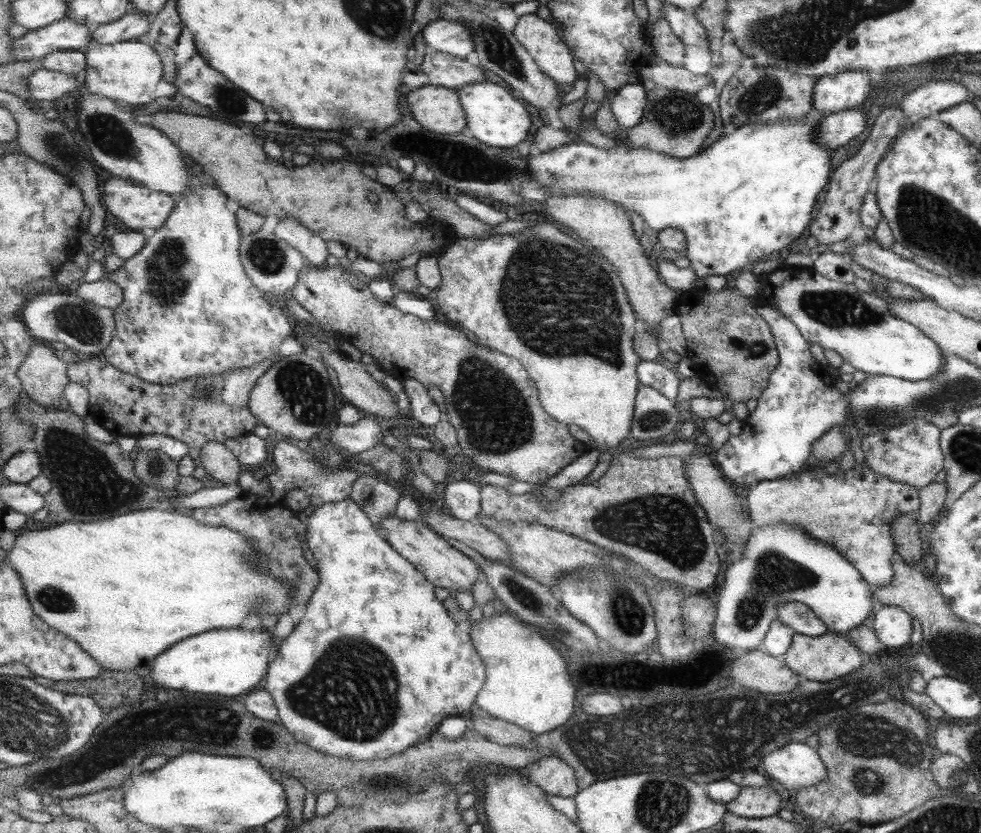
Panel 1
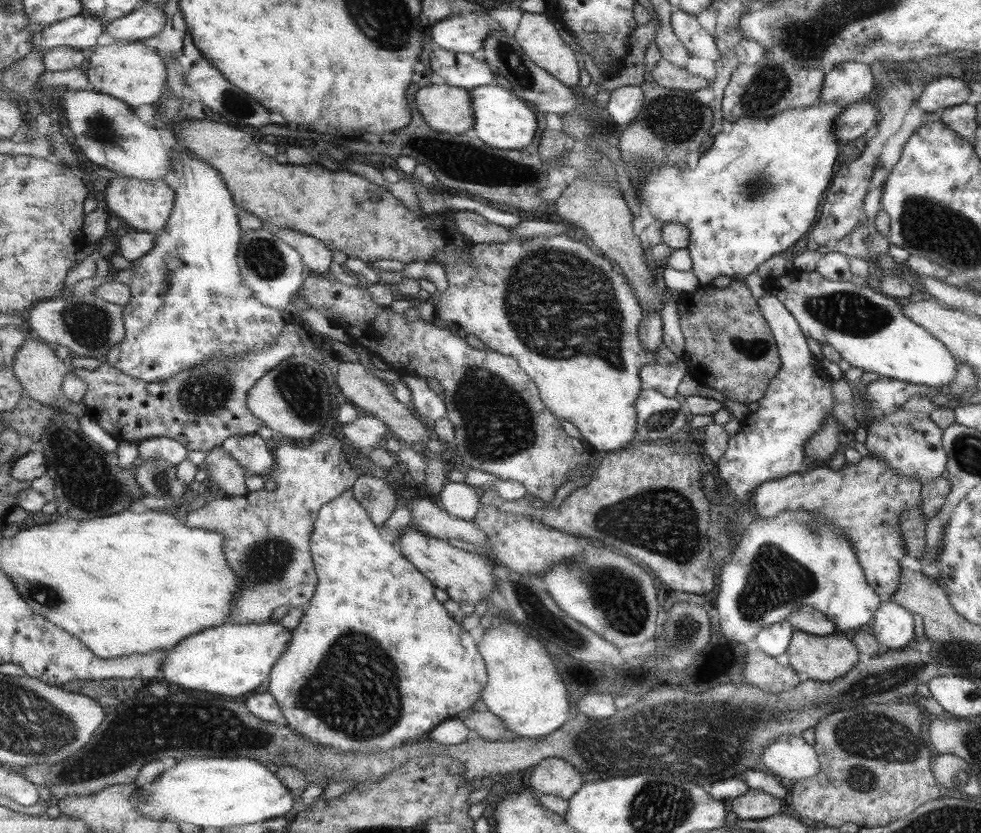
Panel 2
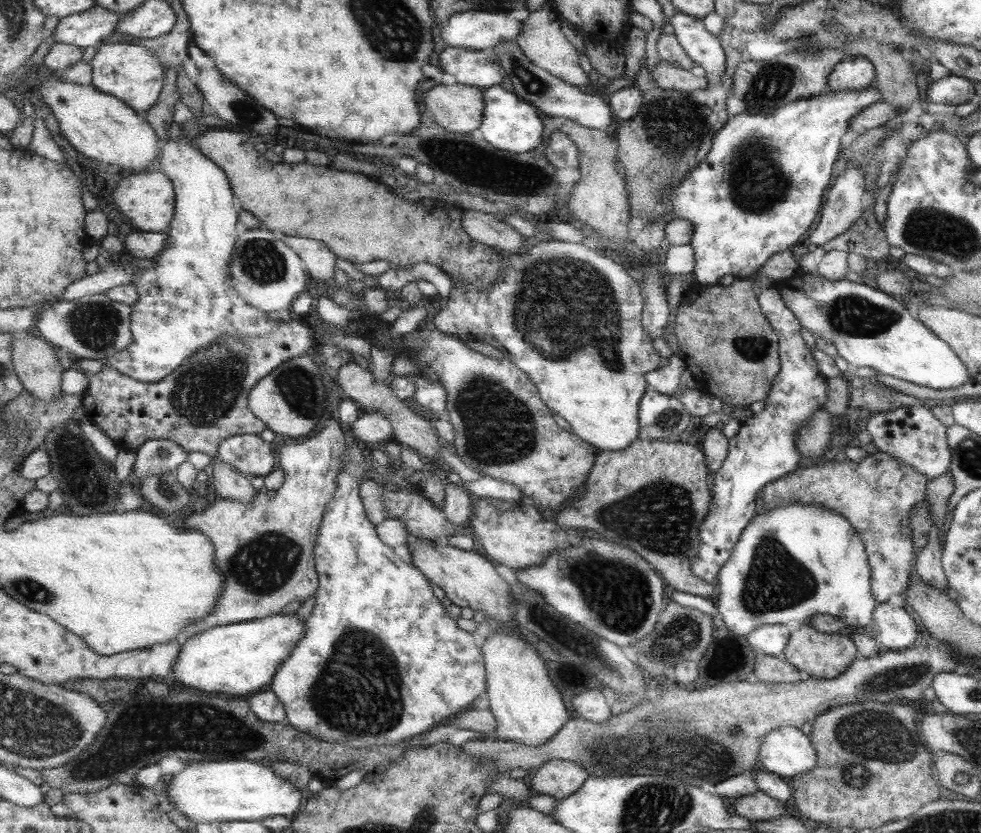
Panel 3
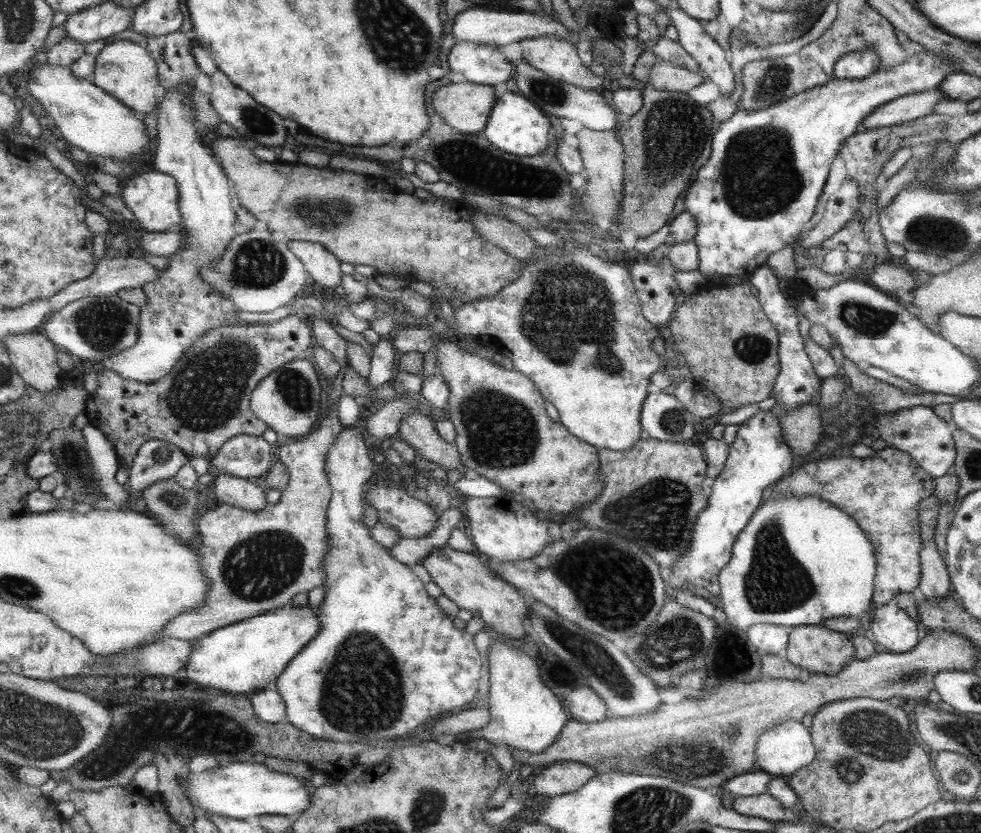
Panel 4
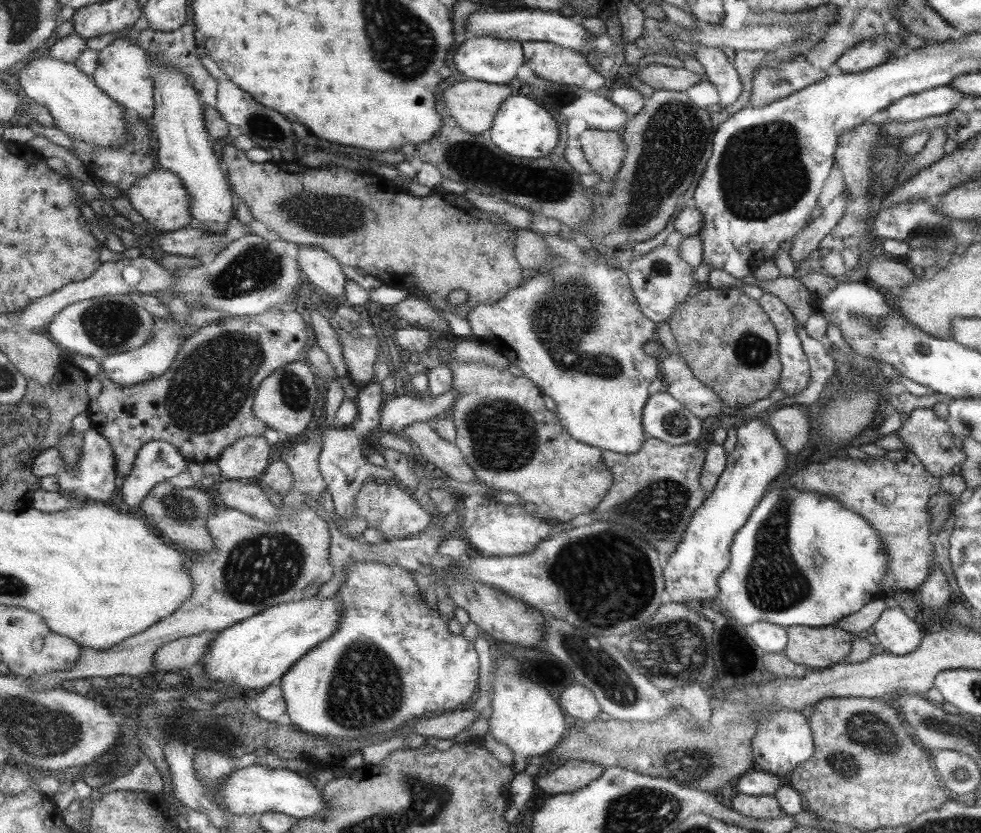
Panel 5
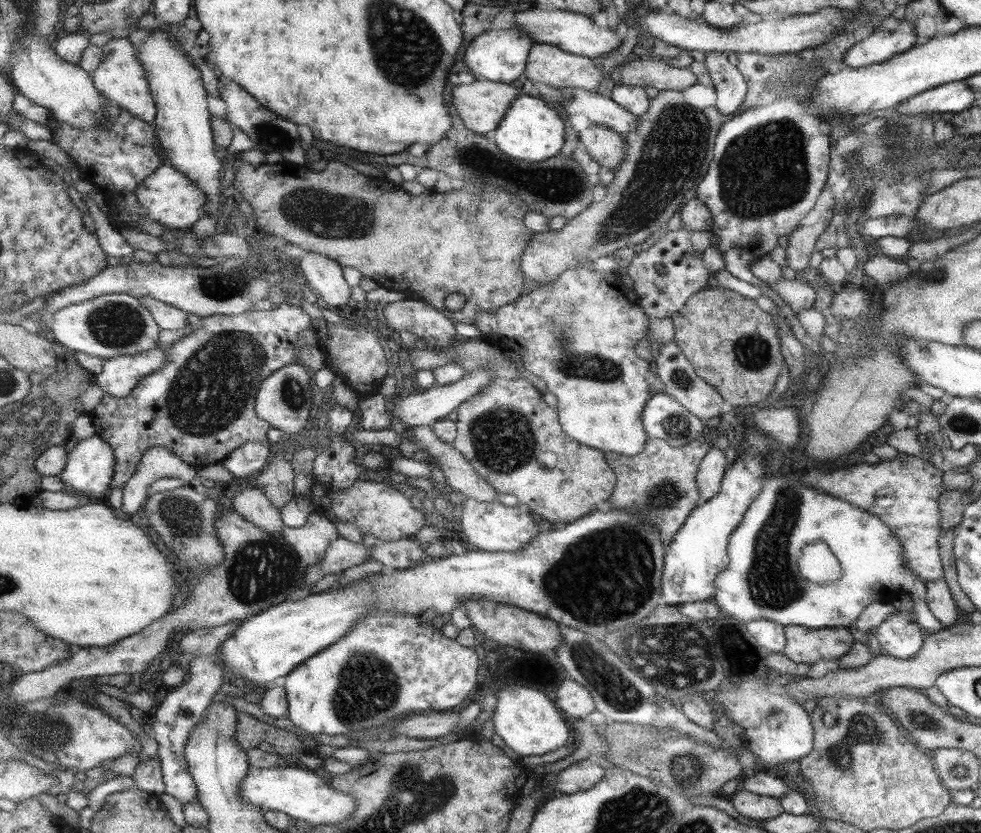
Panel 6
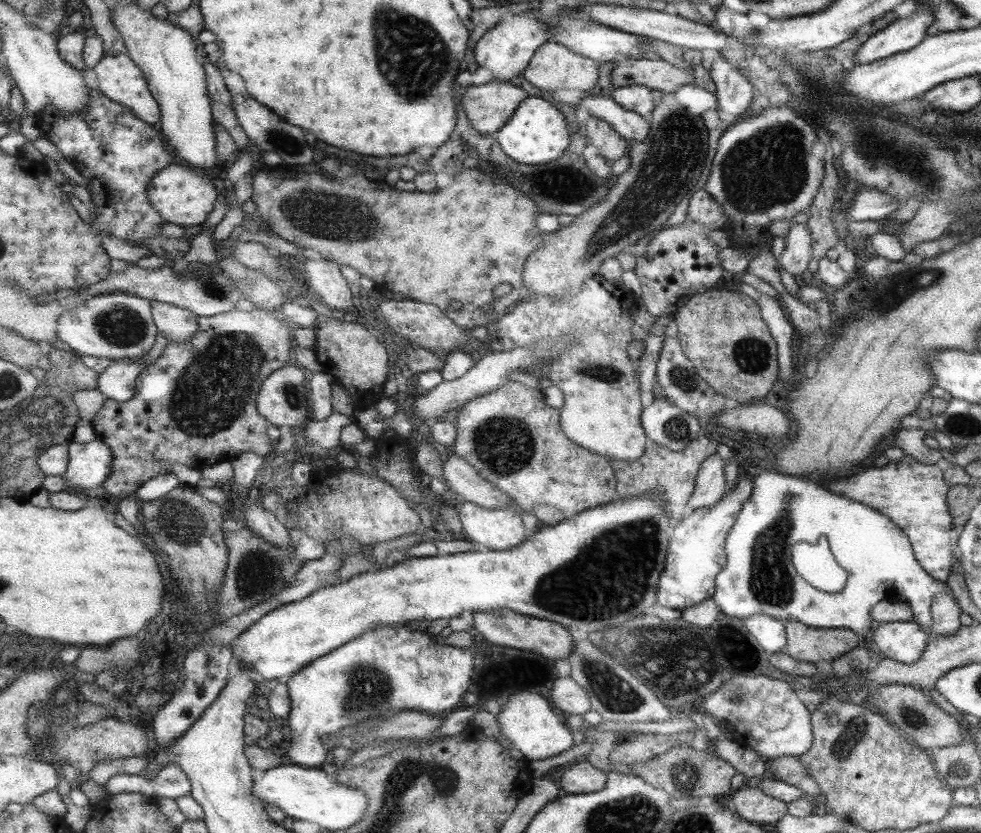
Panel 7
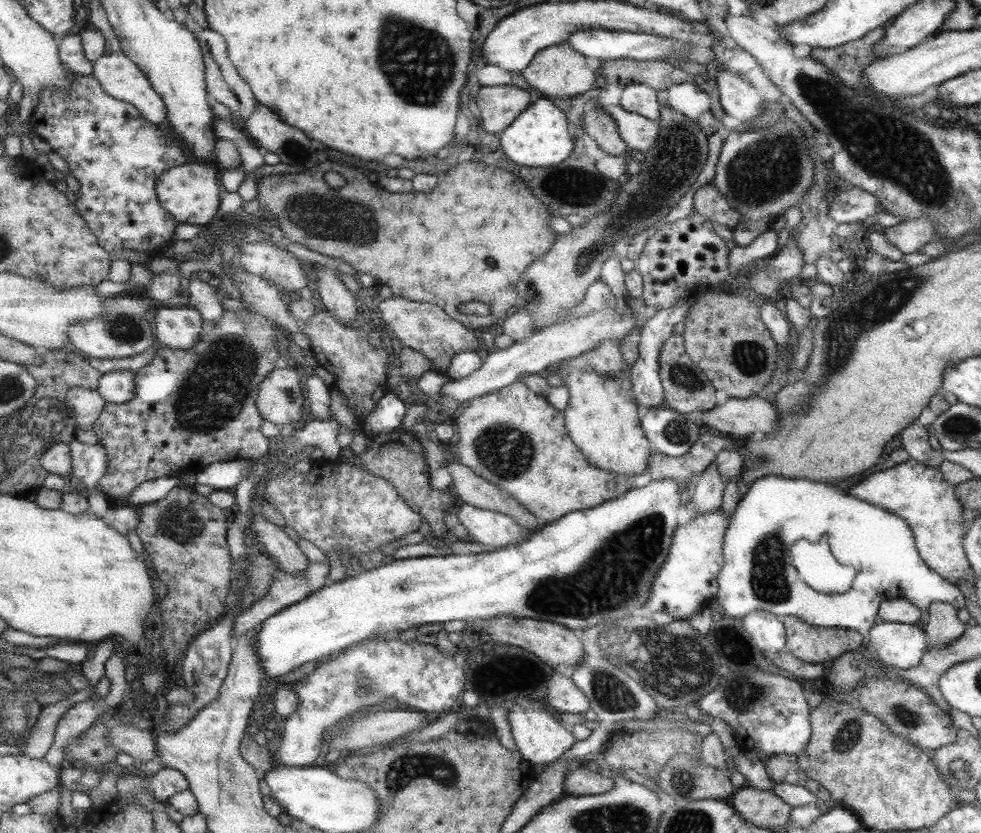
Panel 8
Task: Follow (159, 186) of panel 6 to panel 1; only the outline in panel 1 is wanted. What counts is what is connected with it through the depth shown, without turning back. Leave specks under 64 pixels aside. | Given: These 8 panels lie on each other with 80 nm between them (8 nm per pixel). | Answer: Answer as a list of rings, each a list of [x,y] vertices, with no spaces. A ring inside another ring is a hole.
[[[121,177],[107,182],[102,201],[107,207],[107,211],[120,220],[128,230],[142,230],[148,233],[165,226],[165,222],[171,217],[177,204],[171,194],[151,190],[149,187],[141,186]]]

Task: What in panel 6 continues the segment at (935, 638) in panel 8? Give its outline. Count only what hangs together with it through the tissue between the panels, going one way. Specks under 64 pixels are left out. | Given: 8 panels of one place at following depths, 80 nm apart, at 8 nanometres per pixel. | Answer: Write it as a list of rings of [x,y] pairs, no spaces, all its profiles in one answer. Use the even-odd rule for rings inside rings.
[[[943,577],[924,582],[927,586],[925,596],[927,598],[928,609],[939,620],[943,628],[950,627],[960,621],[960,614],[956,604],[953,602],[950,590]]]

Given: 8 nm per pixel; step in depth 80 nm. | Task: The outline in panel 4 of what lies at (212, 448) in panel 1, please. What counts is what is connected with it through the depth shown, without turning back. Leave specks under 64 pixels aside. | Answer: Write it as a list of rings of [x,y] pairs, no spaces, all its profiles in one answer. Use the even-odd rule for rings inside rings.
[[[213,473],[215,497],[219,503],[241,507],[244,511],[260,511],[269,504],[264,488],[253,480],[239,478],[233,473]]]

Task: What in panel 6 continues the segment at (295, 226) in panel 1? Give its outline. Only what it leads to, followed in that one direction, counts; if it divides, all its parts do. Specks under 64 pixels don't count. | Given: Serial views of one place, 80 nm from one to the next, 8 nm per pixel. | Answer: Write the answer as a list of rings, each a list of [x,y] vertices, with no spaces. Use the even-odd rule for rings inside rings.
[[[300,253],[301,269],[306,283],[320,295],[320,302],[341,307],[351,298],[351,286],[345,280],[343,266],[335,259],[323,254]]]

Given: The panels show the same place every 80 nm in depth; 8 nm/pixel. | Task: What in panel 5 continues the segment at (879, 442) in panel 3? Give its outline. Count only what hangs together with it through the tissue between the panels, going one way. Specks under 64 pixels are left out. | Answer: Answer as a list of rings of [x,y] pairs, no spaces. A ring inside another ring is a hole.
[[[918,407],[908,412],[907,418],[900,422],[900,426],[894,433],[904,442],[906,449],[920,459],[929,474],[937,478],[954,472],[964,457],[961,449],[955,447],[944,419],[941,419],[931,408]]]

